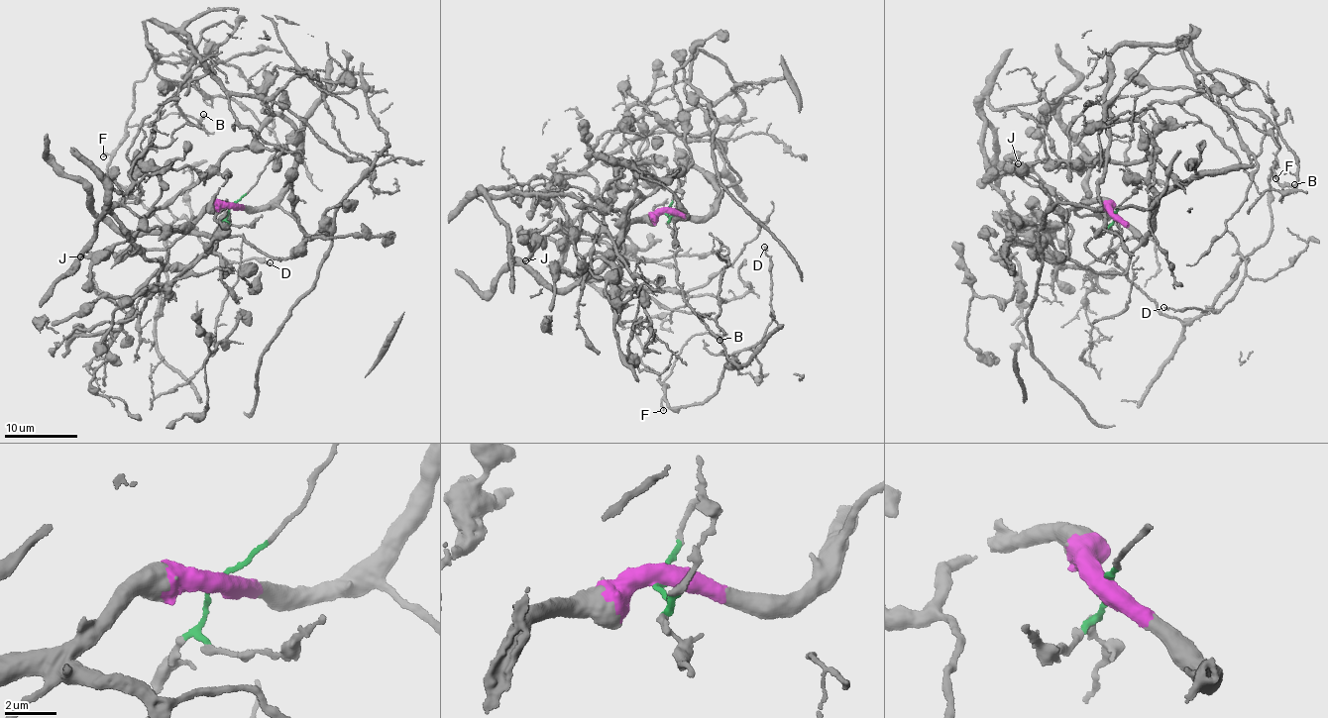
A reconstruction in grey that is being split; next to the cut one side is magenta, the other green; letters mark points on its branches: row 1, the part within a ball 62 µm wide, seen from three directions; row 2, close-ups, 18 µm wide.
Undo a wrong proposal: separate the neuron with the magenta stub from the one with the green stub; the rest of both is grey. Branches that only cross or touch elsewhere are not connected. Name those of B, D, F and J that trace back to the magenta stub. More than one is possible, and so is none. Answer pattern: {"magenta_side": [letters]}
{"magenta_side": ["J"]}

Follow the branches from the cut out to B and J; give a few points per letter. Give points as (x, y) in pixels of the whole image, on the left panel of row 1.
B: (231, 205), (210, 253), (191, 262), (156, 316), (165, 230), (107, 162), (126, 128), (203, 114)
J: (231, 205), (263, 207), (287, 183), (298, 135), (277, 116), (126, 241), (79, 256)

